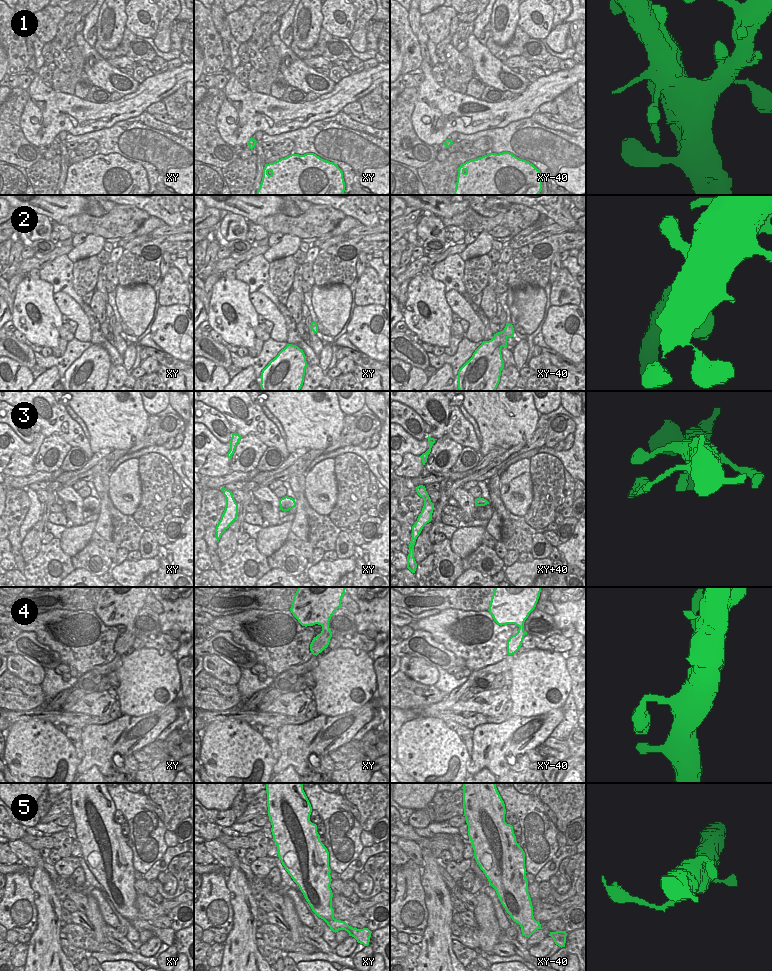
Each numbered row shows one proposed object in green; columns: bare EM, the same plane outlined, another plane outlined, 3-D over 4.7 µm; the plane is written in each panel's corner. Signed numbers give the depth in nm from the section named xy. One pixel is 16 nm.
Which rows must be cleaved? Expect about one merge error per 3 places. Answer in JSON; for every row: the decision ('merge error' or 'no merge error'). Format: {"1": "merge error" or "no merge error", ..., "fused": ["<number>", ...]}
{"1": "no merge error", "2": "no merge error", "3": "merge error", "4": "merge error", "5": "no merge error", "fused": ["3", "4"]}

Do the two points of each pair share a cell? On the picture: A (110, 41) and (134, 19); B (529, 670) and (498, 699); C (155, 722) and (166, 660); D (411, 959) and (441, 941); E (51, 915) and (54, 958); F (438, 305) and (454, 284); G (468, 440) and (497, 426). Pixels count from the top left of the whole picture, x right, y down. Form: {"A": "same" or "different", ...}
{"A": "different", "B": "different", "C": "different", "D": "different", "E": "same", "F": "different", "G": "different"}

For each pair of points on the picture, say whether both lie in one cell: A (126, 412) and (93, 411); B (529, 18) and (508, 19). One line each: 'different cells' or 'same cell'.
A: same cell
B: different cells

